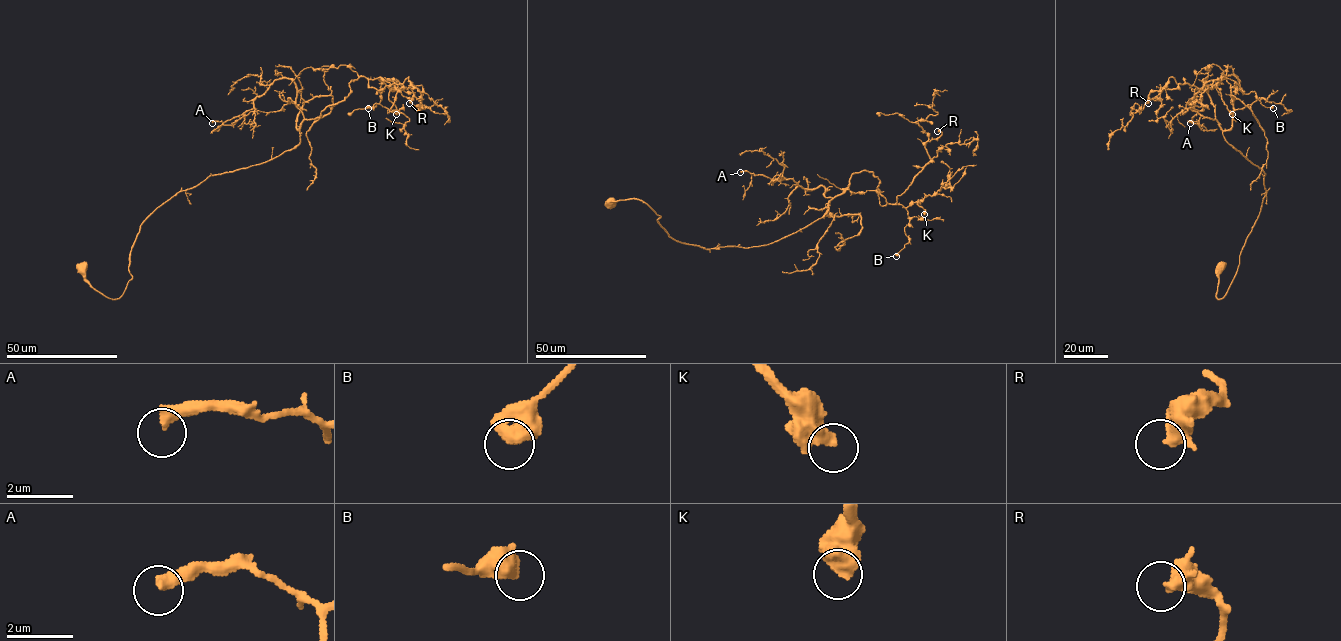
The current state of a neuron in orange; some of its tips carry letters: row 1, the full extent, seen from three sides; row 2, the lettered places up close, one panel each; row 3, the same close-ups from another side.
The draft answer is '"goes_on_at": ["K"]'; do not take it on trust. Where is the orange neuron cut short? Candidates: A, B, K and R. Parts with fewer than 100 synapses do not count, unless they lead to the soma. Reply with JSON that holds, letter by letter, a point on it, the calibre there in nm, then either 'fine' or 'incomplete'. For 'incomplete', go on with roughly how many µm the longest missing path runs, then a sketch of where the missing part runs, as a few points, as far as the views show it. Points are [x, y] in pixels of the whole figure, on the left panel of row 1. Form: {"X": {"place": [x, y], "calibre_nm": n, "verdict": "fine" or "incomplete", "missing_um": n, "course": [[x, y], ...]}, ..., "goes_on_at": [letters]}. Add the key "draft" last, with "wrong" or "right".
{"A": {"place": [212, 123], "calibre_nm": 380, "verdict": "fine"}, "B": {"place": [368, 108], "calibre_nm": 700, "verdict": "fine"}, "K": {"place": [396, 114], "calibre_nm": 480, "verdict": "incomplete", "missing_um": 60, "course": [[396, 114], [403, 119], [415, 136], [407, 142], [401, 164], [372, 195]]}, "R": {"place": [409, 103], "calibre_nm": 480, "verdict": "fine"}, "goes_on_at": ["K"], "draft": "right"}

